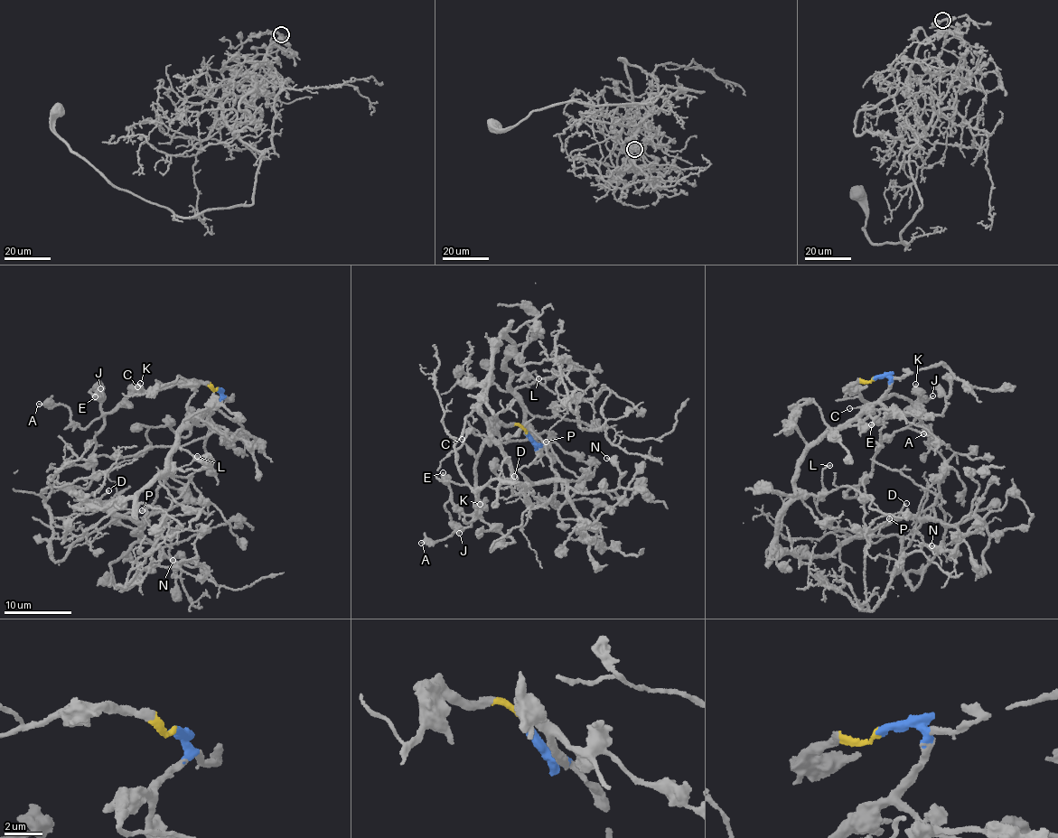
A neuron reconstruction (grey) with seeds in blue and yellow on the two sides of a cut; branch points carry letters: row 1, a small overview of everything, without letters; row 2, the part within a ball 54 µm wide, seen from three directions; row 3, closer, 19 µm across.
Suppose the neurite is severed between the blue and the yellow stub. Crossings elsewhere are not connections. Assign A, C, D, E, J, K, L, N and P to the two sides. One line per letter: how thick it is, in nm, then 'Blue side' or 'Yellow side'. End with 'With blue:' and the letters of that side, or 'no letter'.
A: Thickness 160 nm. Yellow side
C: Thickness 100 nm. Yellow side
D: Thickness 190 nm. Blue side
E: Thickness 460 nm. Yellow side
J: Thickness 170 nm. Yellow side
K: Thickness 340 nm. Yellow side
L: Thickness 140 nm. Blue side
N: Thickness 320 nm. Blue side
P: Thickness 100 nm. Blue side
With blue: D, L, N, P

